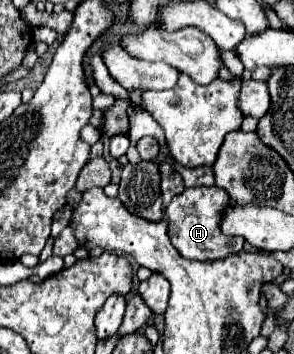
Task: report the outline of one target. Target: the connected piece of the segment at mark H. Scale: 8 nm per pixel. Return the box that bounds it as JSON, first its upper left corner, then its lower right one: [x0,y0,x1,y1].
[165,186,245,260]

